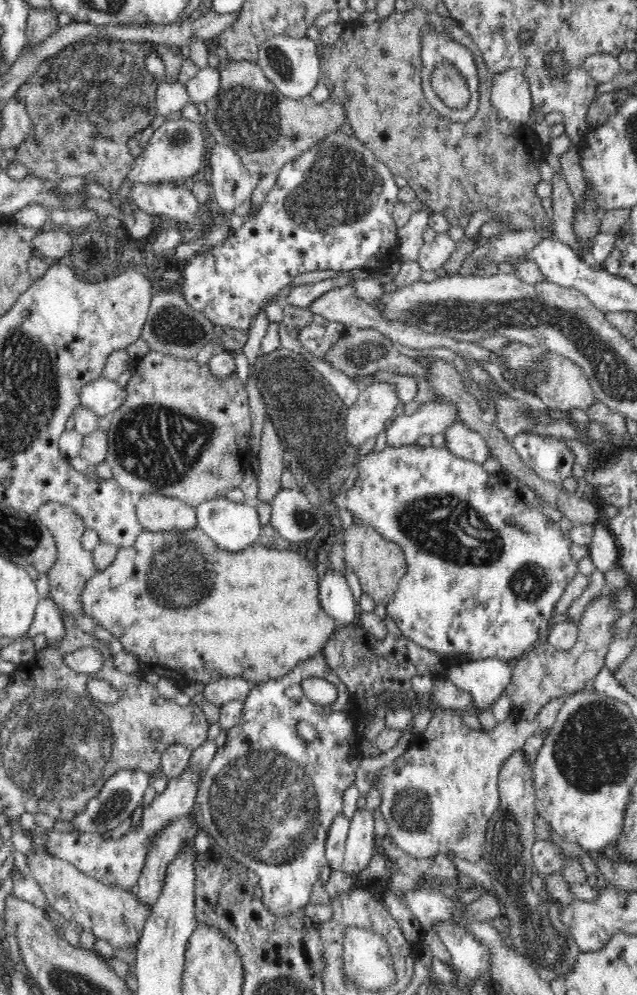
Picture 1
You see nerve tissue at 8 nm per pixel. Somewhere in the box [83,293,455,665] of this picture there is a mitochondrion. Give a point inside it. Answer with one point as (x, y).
(157, 445)

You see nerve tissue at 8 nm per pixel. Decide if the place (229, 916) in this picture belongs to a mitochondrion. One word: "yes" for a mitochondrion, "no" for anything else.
no

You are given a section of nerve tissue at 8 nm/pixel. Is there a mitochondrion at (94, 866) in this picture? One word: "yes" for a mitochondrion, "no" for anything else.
no

